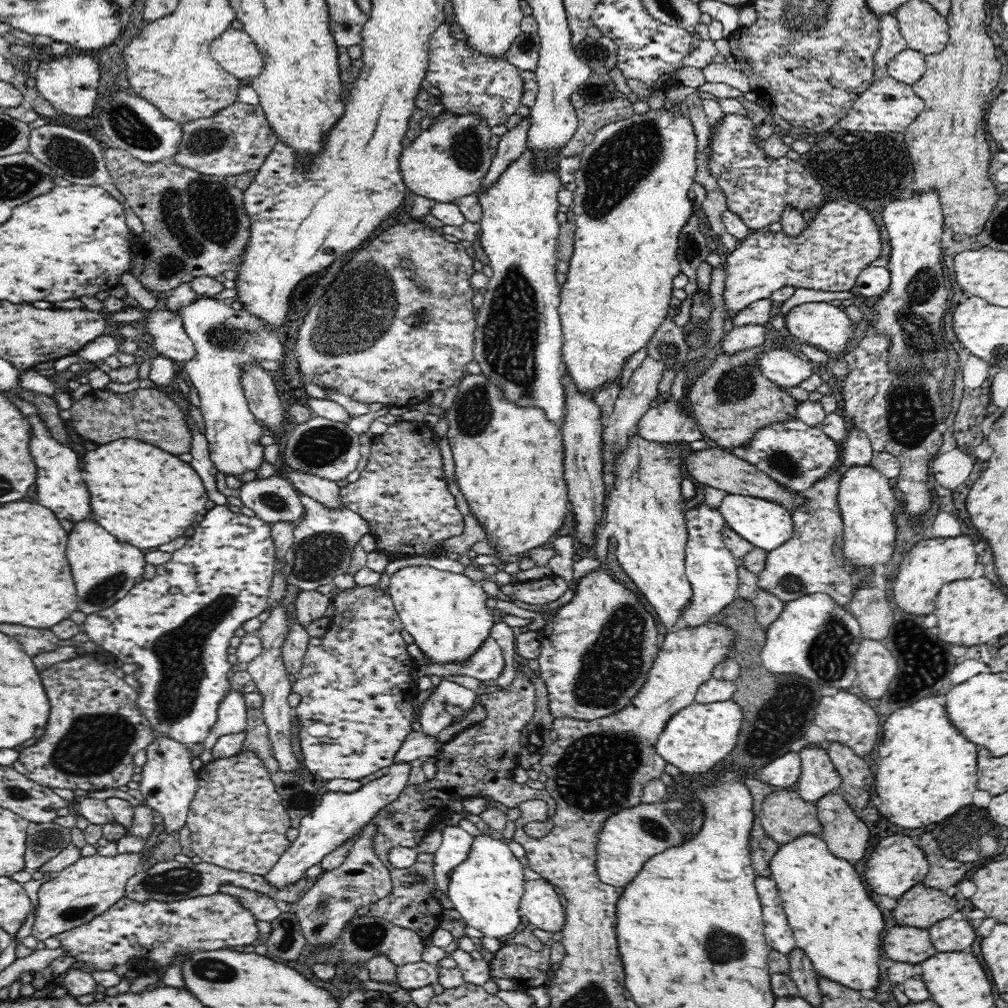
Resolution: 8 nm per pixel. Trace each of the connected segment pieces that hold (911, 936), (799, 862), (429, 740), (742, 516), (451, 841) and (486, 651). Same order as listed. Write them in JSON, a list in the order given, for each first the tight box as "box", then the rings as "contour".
[{"box":[884,926,936,964],"contour":[[[896,926],[884,936],[884,952],[890,960],[920,964],[936,954],[936,948],[928,940],[928,930]]]},{"box":[770,835,884,991],"contour":[[[802,835],[780,845],[770,861],[771,878],[777,882],[782,905],[792,931],[796,948],[802,948],[814,965],[819,977],[826,977],[845,987],[861,991],[878,987],[878,960],[882,954],[880,934],[884,932],[884,918],[878,906],[870,900],[860,874],[848,860],[830,852],[822,836]]]},{"box":[394,730,443,763],"contour":[[[422,730],[409,732],[400,750],[394,756],[394,763],[412,762],[421,757],[435,757],[442,745],[443,742],[438,741],[436,735],[428,735]]]},{"box":[718,493,794,551],"contour":[[[727,493],[724,495],[718,511],[734,532],[748,540],[748,543],[754,547],[762,548],[764,551],[771,551],[782,546],[792,538],[794,533],[792,513],[780,503],[774,503],[764,498]]]},{"box":[433,825,473,894],"contour":[[[446,825],[442,830],[442,843],[433,857],[435,887],[448,894],[449,873],[467,856],[472,846],[473,836],[459,825]]]},{"box":[411,635,505,681],"contour":[[[490,635],[465,661],[450,661],[449,663],[430,663],[418,665],[411,678],[417,679],[429,675],[444,677],[446,675],[468,676],[476,680],[490,681],[500,678],[499,674],[504,668],[505,660],[503,650],[498,641]]]}]

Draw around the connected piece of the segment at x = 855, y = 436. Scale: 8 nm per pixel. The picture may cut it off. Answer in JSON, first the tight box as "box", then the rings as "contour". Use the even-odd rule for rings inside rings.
{"box":[841,426,874,468],"contour":[[[850,426],[850,432],[842,445],[841,465],[844,468],[871,466],[874,452],[866,433]]]}

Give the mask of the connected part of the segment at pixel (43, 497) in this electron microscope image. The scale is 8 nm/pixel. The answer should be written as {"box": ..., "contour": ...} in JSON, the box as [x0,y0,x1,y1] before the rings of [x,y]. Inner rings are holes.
{"box":[4,389,90,522],"contour":[[[14,389],[4,391],[4,396],[12,400],[12,404],[16,404],[16,408],[20,408],[20,412],[24,412],[24,416],[30,420],[32,424],[32,436],[30,436],[30,452],[34,456],[34,462],[38,466],[38,478],[36,478],[36,492],[38,492],[38,502],[46,508],[50,508],[58,518],[68,518],[72,522],[80,522],[86,520],[90,516],[90,492],[84,484],[82,478],[82,470],[80,470],[80,458],[76,452],[68,446],[64,448],[62,443],[55,440],[52,434],[48,432],[45,422],[41,418],[39,409],[34,404],[19,398]]]}

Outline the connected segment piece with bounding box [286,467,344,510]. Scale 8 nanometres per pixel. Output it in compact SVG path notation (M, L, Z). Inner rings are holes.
M288 467L286 469L286 476L290 478L291 485L302 495L309 496L332 510L344 508L344 503L340 501L340 487L336 482L306 473L298 473Z

